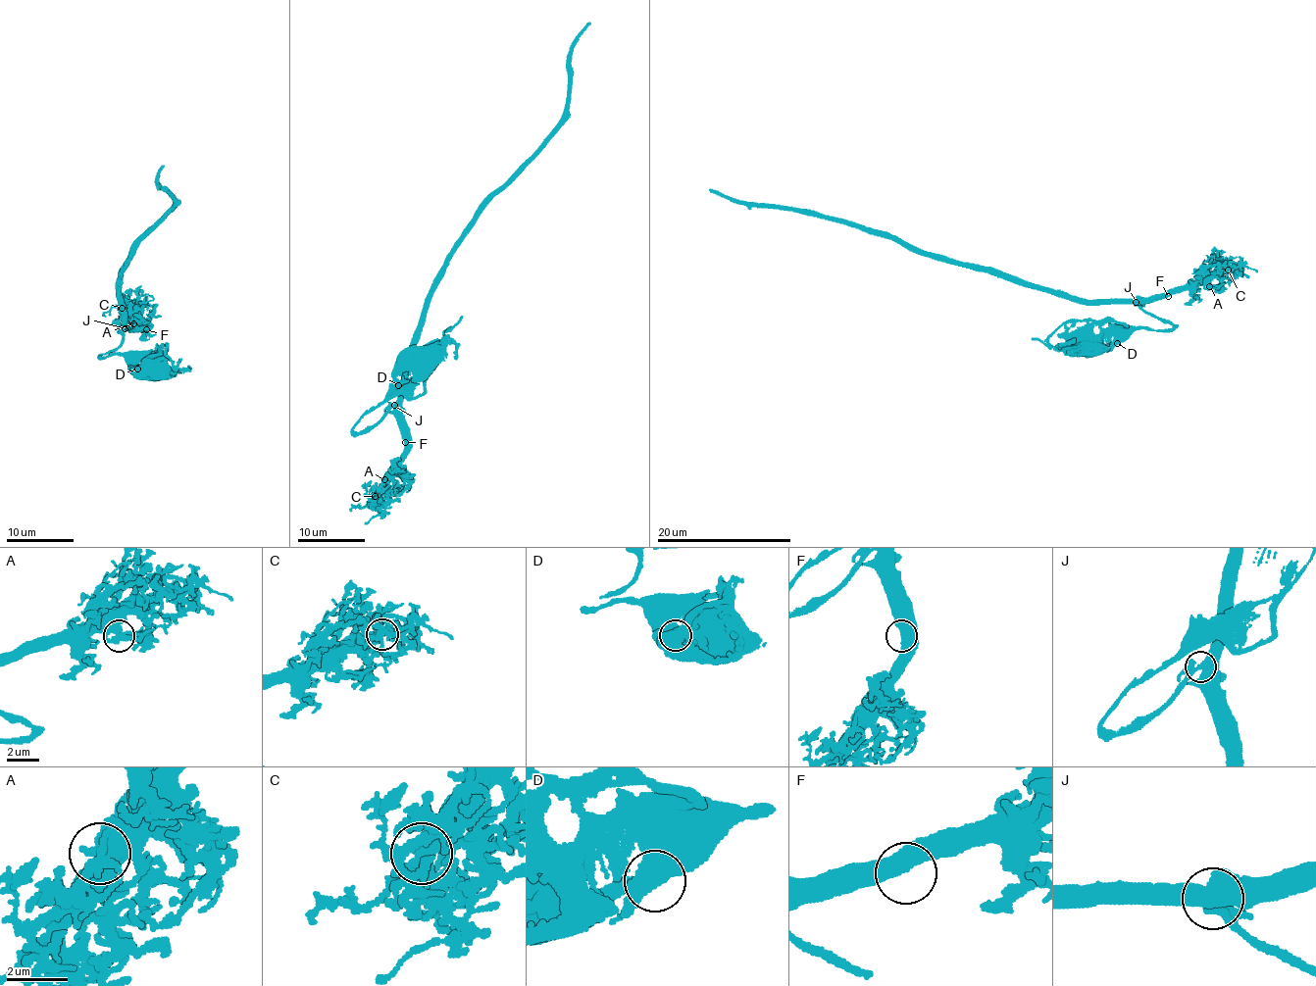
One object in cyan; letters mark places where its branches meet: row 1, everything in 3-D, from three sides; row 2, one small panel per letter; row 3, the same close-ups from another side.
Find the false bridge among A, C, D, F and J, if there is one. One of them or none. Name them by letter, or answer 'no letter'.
no letter

